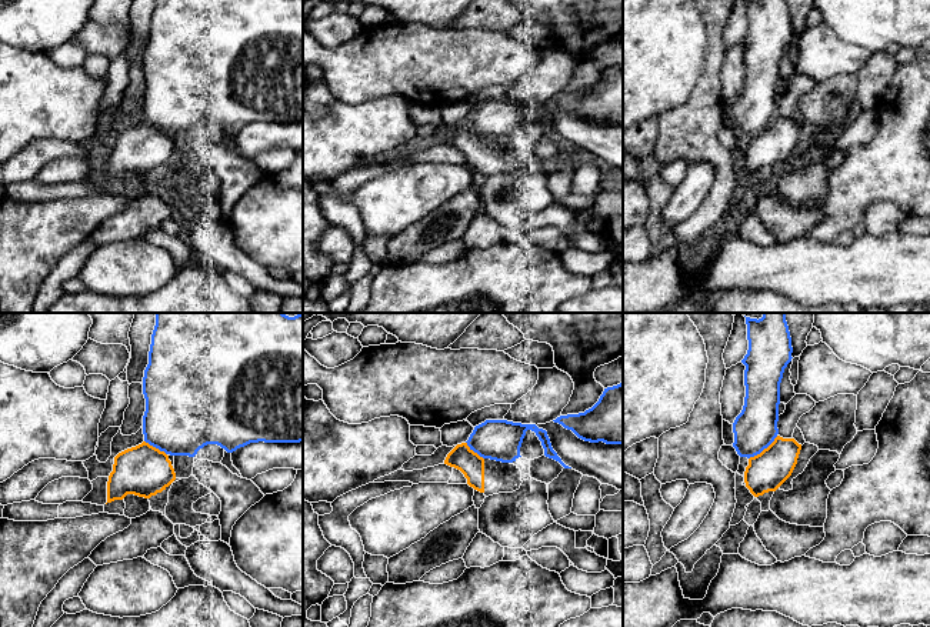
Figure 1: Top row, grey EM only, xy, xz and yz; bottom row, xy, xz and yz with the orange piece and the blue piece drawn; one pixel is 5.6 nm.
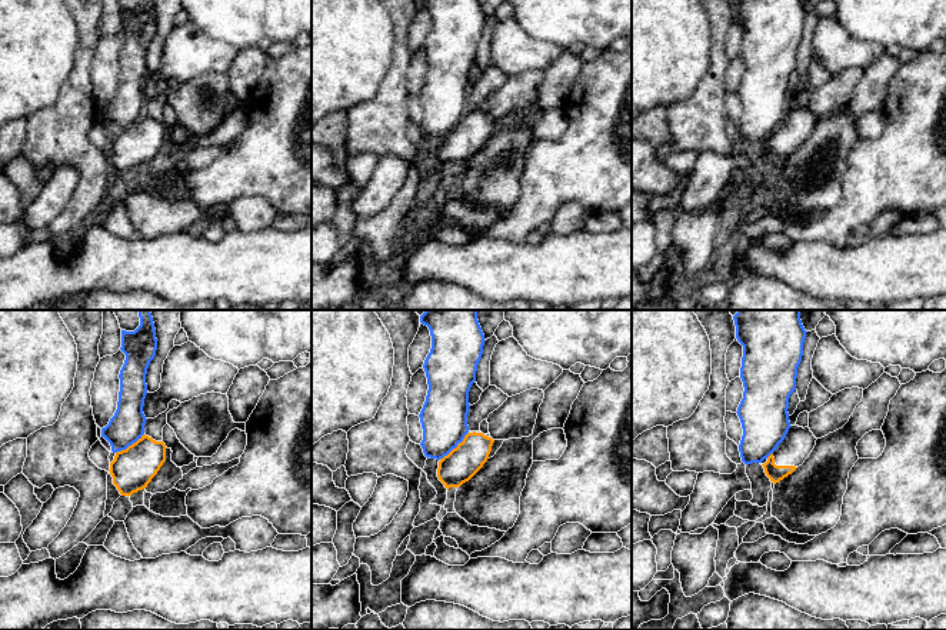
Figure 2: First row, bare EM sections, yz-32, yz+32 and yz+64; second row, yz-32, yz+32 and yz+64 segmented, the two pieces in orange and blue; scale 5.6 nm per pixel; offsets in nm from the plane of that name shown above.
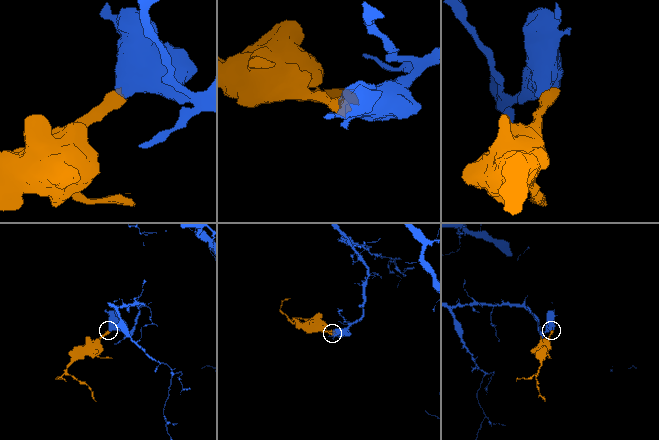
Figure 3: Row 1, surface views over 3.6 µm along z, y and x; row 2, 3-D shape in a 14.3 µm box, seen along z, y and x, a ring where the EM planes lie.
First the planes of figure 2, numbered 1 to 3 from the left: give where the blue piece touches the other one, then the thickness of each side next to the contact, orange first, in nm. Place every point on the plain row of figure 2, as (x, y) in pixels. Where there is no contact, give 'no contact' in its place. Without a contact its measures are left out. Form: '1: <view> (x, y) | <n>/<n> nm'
1: yz-32 (129, 126) | 240/190 nm
2: yz+32 (456, 127) | 190/260 nm
3: yz+64 (770, 134) | 90/280 nm

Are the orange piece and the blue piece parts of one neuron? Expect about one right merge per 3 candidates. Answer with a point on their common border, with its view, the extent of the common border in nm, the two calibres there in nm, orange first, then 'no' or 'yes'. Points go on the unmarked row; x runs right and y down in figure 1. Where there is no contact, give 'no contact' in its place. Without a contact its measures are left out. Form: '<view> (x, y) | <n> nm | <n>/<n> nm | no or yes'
yz (764, 129) | 220 nm | 220/240 nm | no

